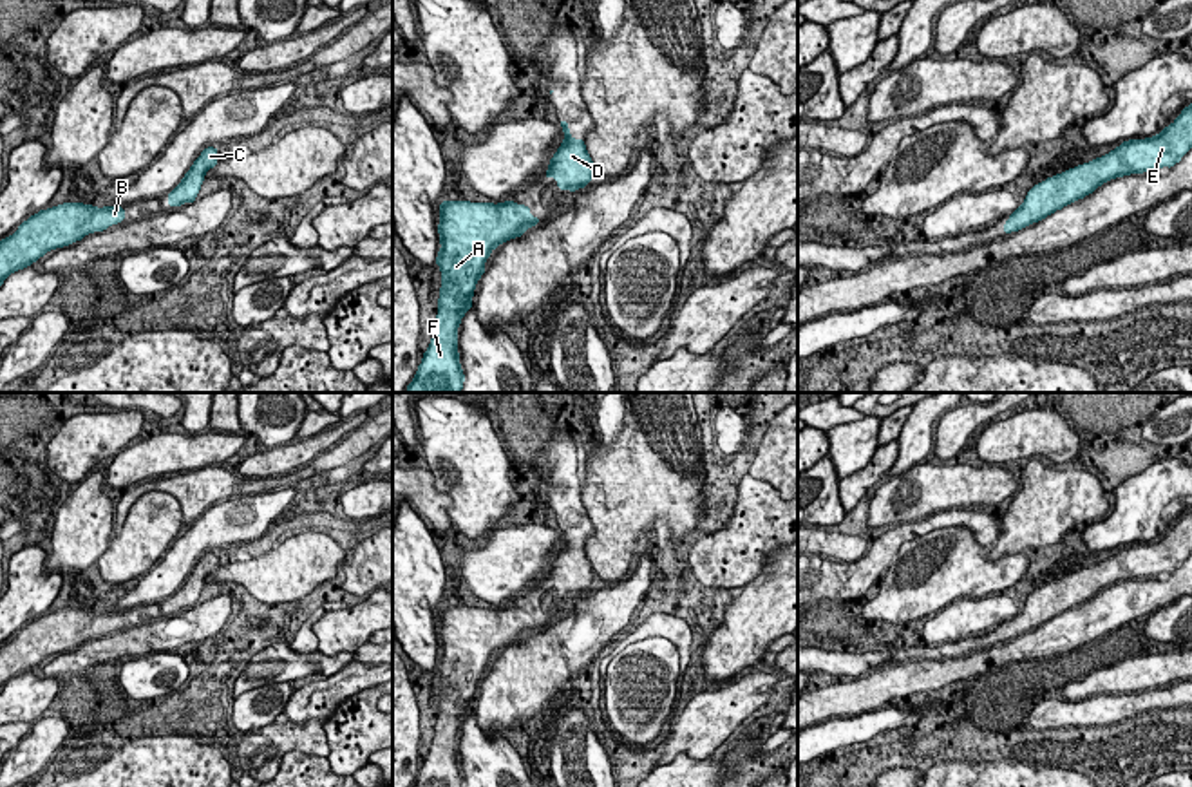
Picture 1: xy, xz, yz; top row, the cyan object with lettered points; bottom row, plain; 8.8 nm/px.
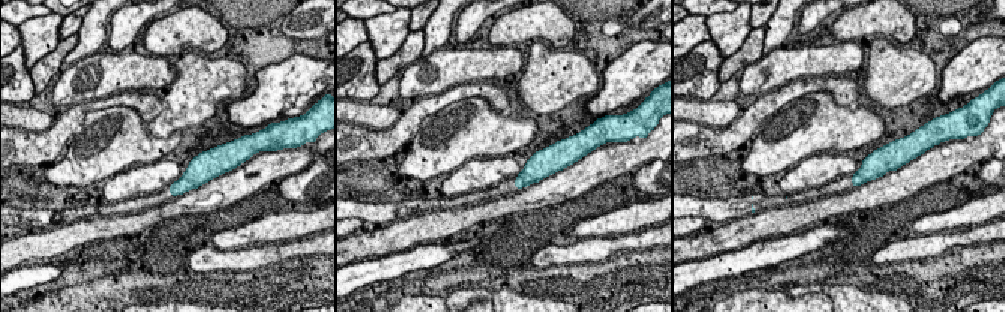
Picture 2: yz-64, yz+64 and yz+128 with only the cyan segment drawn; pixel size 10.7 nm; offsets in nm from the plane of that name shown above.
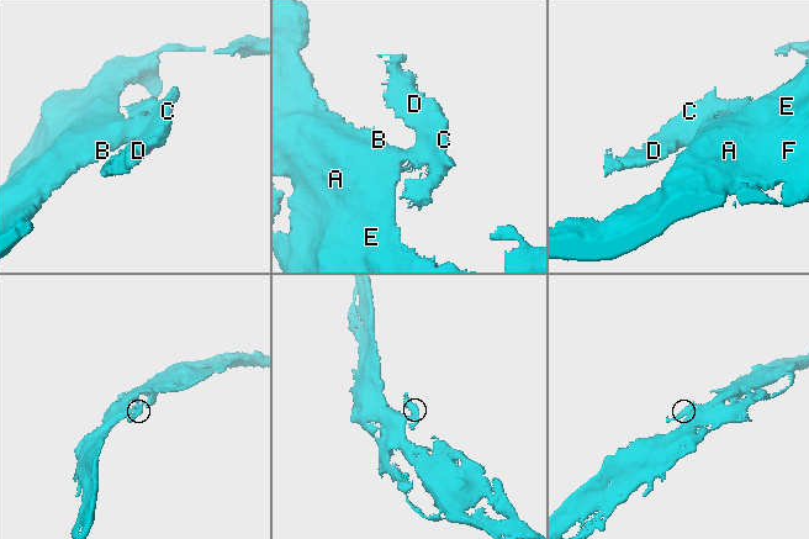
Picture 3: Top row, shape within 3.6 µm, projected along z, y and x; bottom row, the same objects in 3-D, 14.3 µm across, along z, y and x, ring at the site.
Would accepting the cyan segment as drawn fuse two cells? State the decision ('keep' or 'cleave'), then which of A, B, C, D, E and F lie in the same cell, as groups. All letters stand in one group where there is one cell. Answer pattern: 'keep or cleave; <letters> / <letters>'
keep; A B C D E F

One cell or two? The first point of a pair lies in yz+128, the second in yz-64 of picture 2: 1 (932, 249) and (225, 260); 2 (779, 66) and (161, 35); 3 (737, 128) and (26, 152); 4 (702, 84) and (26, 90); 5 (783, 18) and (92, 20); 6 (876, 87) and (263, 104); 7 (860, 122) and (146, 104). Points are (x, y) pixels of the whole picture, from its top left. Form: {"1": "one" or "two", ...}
{"1": "one", "2": "two", "3": "one", "4": "one", "5": "one", "6": "two", "7": "two"}

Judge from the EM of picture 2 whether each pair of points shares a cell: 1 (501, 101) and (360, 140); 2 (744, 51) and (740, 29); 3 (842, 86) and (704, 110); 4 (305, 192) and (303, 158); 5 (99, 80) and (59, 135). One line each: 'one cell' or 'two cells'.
1: one cell
2: two cells
3: two cells
4: two cells
5: two cells

